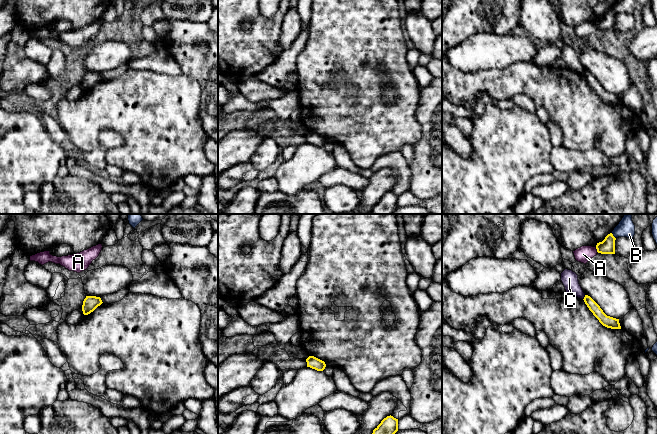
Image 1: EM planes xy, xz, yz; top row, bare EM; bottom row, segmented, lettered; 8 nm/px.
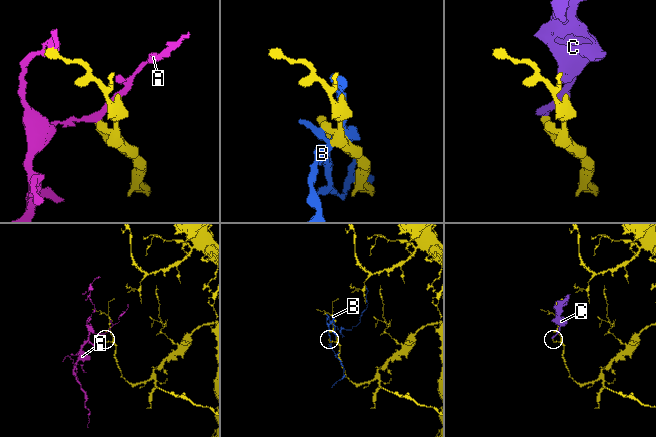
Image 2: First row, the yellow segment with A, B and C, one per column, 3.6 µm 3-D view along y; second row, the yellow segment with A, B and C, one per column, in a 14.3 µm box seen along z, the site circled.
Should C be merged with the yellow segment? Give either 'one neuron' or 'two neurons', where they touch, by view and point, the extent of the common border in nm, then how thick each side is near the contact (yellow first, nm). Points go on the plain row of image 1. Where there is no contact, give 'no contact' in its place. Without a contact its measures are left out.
two neurons; contact yz (584, 73); length 40 nm; calibres 90 and 130 nm

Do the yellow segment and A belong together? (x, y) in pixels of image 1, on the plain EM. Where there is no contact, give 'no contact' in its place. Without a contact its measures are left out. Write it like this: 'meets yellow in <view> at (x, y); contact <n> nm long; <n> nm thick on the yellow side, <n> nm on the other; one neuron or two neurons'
meets yellow in yz at (597, 26); contact 50 nm long; 120 nm thick on the yellow side, 130 nm on the other; two neurons

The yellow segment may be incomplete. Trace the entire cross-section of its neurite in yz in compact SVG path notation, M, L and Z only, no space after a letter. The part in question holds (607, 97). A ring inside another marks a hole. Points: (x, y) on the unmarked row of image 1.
M585 71L583 76L589 86L603 102L611 105L621 105L619 95L607 92L600 84L600 82L590 72Z

